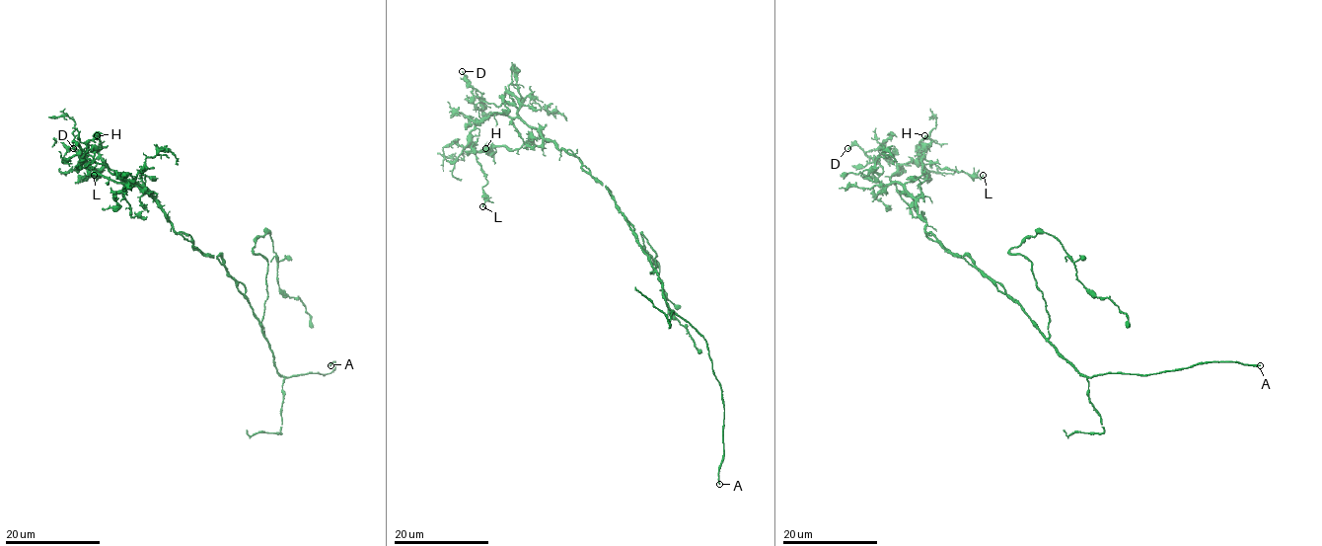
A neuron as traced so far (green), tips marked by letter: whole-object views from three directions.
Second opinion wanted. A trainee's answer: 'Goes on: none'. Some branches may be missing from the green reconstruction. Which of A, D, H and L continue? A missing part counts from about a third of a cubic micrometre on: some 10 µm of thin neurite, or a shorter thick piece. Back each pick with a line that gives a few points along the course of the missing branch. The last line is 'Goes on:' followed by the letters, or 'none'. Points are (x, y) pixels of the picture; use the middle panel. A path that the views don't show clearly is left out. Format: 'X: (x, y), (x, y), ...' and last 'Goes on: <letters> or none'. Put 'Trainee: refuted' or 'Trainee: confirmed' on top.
Trainee: confirmed
Goes on: none

